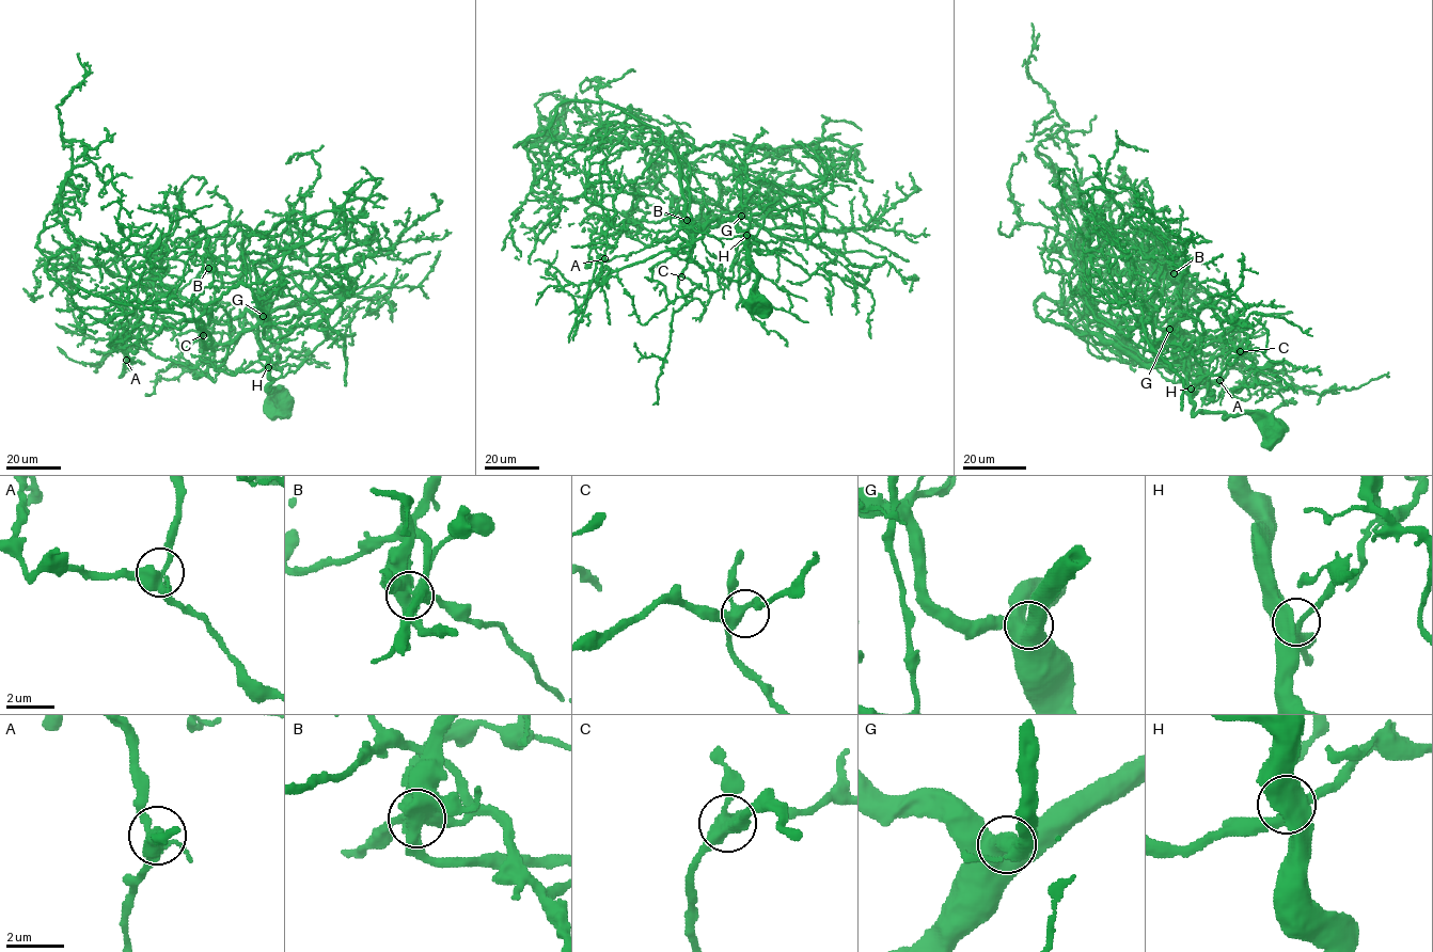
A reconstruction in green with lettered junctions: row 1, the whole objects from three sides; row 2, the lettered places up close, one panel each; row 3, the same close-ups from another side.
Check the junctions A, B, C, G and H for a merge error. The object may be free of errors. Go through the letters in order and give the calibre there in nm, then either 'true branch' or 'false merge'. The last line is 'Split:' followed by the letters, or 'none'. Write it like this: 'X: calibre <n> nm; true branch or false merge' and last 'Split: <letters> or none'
A: calibre 400 nm; true branch
B: calibre 550 nm; false merge
C: calibre 360 nm; true branch
G: calibre 500 nm; true branch
H: calibre 400 nm; true branch
Split: B

